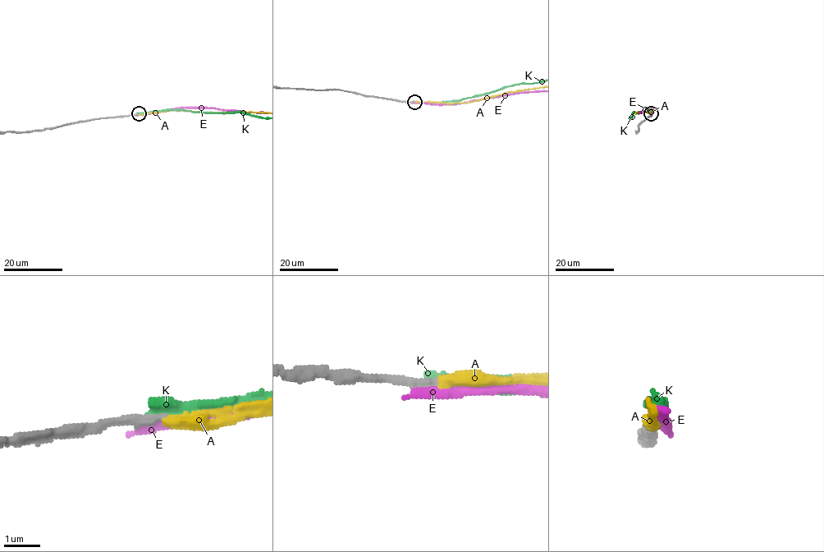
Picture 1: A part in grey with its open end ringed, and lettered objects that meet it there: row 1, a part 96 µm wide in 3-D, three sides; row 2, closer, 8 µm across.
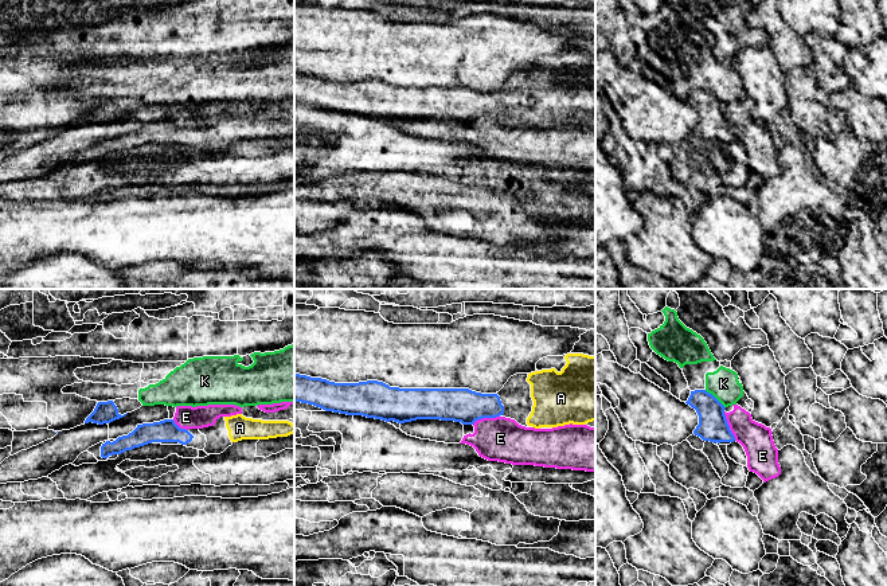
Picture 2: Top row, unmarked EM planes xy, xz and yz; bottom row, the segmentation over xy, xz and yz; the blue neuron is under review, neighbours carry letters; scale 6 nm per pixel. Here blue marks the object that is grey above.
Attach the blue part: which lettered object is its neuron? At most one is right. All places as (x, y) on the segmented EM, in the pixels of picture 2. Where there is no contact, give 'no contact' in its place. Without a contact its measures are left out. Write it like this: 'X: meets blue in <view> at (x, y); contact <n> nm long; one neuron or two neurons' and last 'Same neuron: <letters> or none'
A: no contact; one neuron
E: meets blue in yz at (729, 426); contact 190 nm long; two neurons
K: meets blue in yz at (715, 398); contact 170 nm long; two neurons
Same neuron: A

